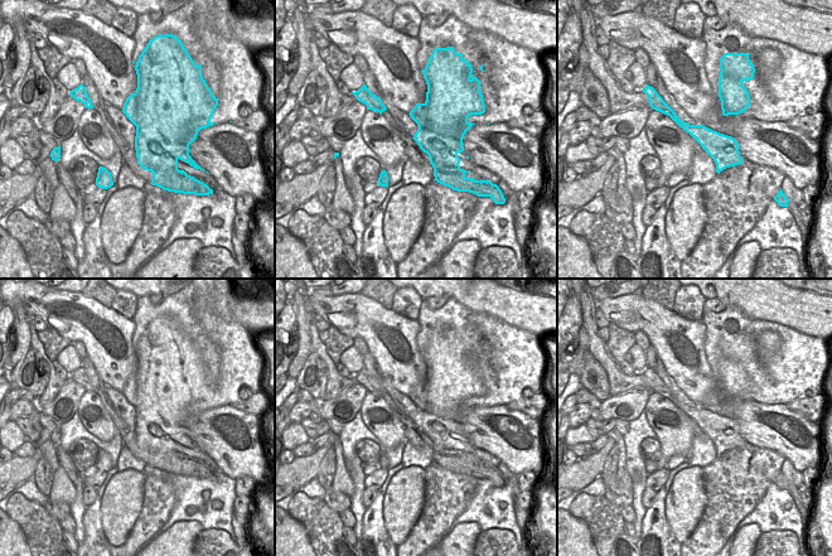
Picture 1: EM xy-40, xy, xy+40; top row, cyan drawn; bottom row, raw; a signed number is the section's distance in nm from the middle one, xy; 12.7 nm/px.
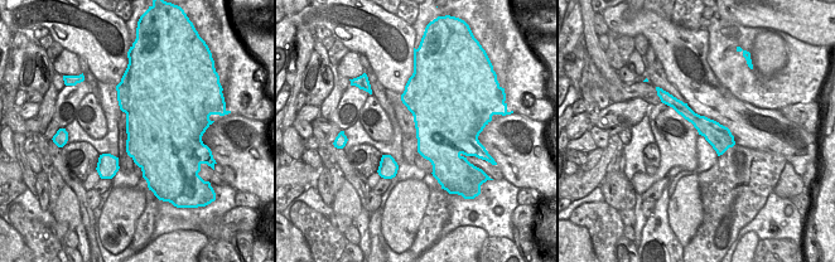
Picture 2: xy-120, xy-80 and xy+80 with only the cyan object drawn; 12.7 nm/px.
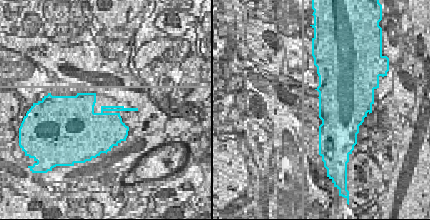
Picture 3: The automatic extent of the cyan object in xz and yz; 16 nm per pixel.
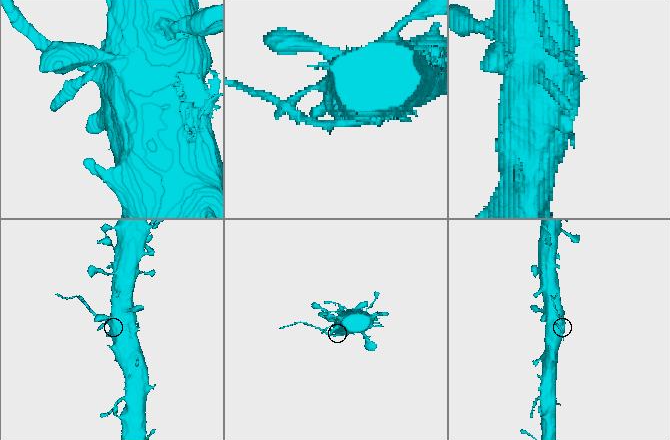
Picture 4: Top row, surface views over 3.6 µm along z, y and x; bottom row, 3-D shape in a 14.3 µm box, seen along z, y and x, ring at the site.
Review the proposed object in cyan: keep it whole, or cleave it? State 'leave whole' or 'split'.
split

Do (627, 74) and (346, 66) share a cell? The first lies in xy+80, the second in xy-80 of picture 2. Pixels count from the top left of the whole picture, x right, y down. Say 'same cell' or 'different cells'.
different cells

